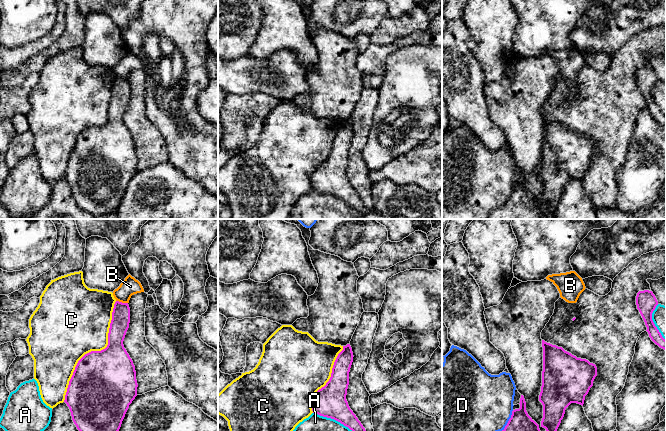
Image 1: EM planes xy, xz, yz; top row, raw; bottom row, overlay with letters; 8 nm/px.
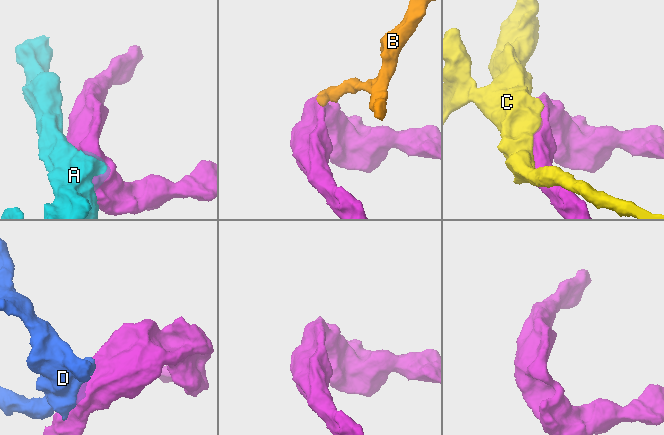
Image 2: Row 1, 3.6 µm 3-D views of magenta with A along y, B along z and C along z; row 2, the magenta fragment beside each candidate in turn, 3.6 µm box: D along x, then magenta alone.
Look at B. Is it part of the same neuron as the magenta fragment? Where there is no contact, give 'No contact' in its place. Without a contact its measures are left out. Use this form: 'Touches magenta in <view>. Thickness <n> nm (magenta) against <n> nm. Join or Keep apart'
Touches magenta in xy. Thickness 150 nm (magenta) against 140 nm. Keep apart

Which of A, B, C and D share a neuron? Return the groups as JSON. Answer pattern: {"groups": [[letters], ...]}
{"groups": [["A"], ["B"], ["C"], ["D"]]}

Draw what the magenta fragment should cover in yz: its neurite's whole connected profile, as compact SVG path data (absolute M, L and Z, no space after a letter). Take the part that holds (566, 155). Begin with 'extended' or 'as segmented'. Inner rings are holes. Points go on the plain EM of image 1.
as segmented | M544 116L542 123L543 147L539 171L543 181L541 203L546 205L547 212L555 214L566 184L571 179L583 182L585 172L597 152L597 143Z

